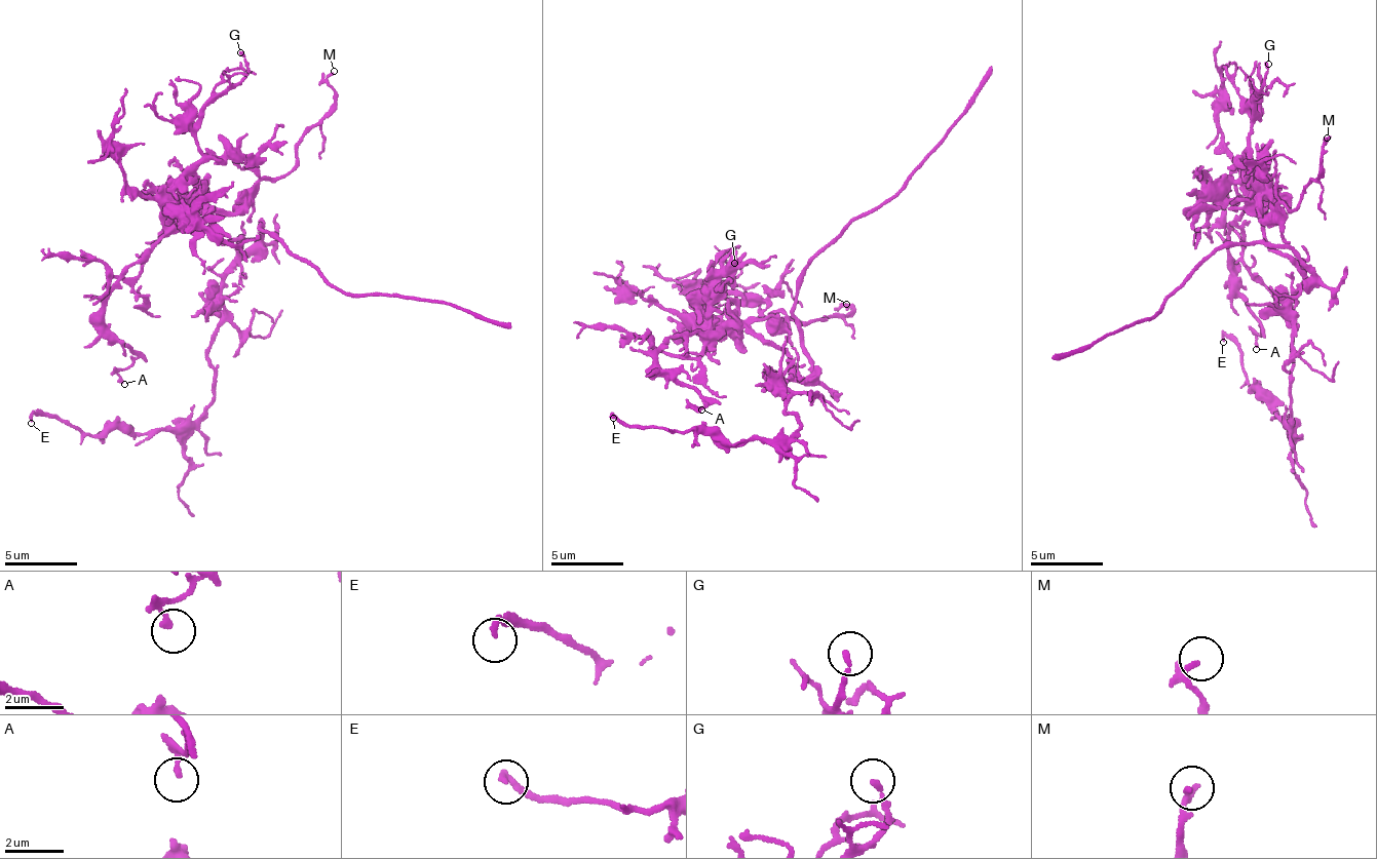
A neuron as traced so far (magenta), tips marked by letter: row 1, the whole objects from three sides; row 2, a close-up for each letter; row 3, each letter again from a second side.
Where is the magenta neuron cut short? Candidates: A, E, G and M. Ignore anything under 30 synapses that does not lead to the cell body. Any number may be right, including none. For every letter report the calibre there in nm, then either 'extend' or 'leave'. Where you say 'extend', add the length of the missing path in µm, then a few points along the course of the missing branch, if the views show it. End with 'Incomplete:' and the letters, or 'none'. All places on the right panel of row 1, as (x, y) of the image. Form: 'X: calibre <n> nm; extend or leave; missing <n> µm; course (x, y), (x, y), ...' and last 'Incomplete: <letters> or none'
A: calibre 100 nm; leave
E: calibre 200 nm; leave
G: calibre 160 nm; leave
M: calibre 100 nm; leave
Incomplete: none

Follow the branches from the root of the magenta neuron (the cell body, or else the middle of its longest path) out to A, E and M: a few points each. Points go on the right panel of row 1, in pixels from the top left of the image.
A: (1309, 273), (1309, 265), (1291, 263), (1267, 242), (1259, 199), (1233, 220), (1232, 277), (1261, 328), (1256, 349)
E: (1309, 273), (1309, 283), (1289, 306), (1294, 368), (1287, 422), (1251, 388), (1237, 348), (1227, 337), (1223, 342)
M: (1309, 273), (1267, 242), (1259, 215), (1299, 205), (1327, 138)

